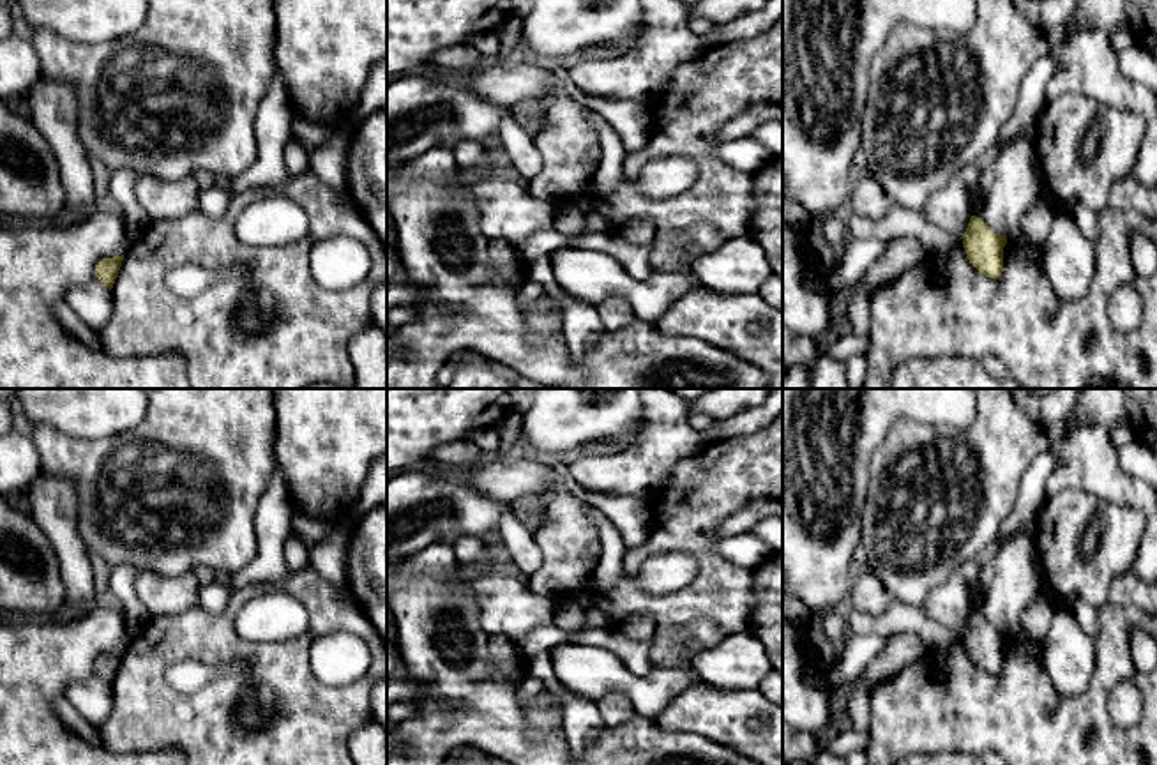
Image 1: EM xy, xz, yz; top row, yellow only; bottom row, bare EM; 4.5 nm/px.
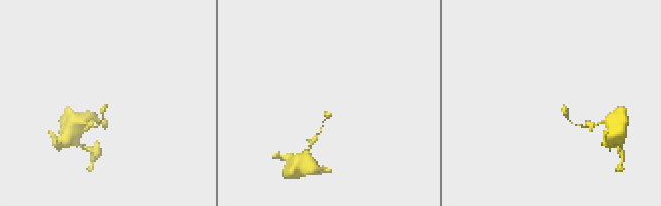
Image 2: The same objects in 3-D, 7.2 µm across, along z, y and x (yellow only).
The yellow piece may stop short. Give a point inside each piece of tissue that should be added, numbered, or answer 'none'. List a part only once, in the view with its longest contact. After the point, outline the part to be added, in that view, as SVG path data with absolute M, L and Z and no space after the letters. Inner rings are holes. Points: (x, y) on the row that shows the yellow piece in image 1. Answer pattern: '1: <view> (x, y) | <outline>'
none

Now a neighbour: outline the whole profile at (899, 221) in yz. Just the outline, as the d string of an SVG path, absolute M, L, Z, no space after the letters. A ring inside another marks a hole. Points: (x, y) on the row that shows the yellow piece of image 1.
M892 203L890 210L878 221L846 210L846 231L855 239L878 239L890 244L901 237L919 239L927 253L952 253L963 239L929 223L920 210L904 208Z

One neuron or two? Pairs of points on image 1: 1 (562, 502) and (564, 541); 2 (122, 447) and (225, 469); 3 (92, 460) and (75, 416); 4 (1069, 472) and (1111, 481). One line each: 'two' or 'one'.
1: one
2: one
3: two
4: one

